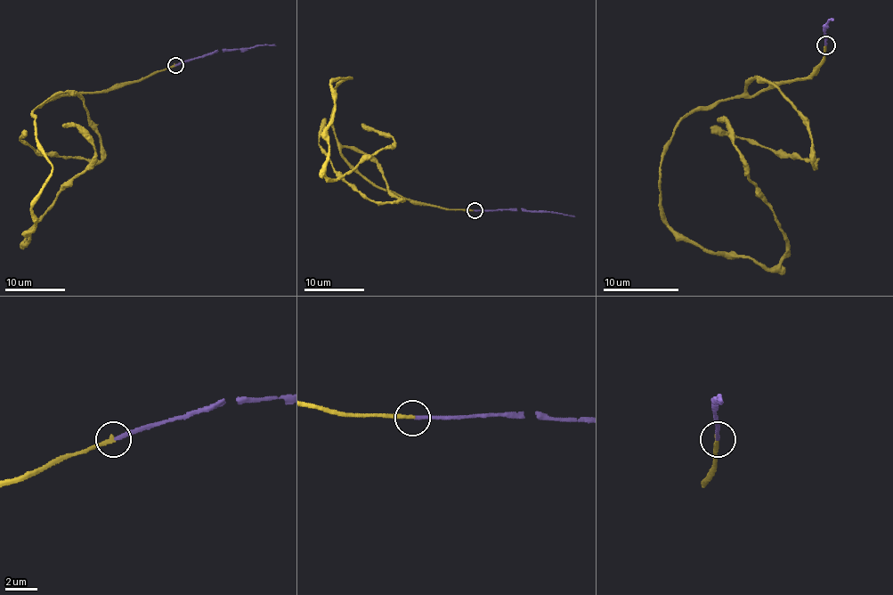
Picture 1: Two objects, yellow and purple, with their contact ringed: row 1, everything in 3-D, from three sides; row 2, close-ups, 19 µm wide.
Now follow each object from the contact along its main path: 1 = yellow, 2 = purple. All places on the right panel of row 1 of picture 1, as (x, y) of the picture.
1: (825, 44), (807, 78), (696, 107), (661, 164), (666, 224), (774, 268), (785, 233), (718, 118)
2: (825, 44), (823, 25), (832, 20)

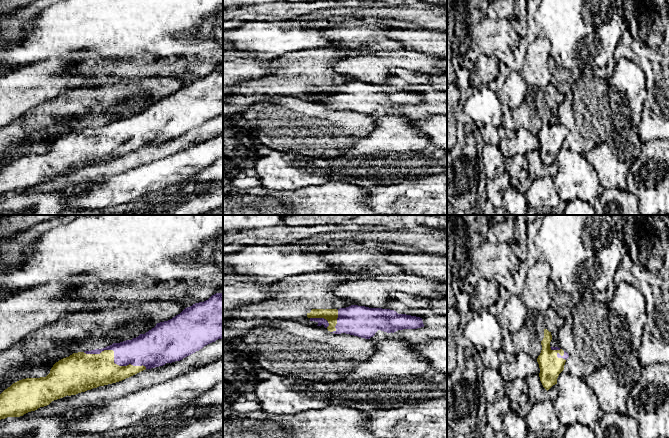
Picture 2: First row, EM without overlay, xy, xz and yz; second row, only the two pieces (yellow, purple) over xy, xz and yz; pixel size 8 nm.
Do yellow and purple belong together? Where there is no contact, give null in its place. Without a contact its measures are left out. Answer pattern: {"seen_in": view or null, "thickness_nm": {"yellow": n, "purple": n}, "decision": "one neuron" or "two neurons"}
{"seen_in": "xy", "thickness_nm": {"yellow": 280, "purple": 240}, "decision": "one neuron"}

